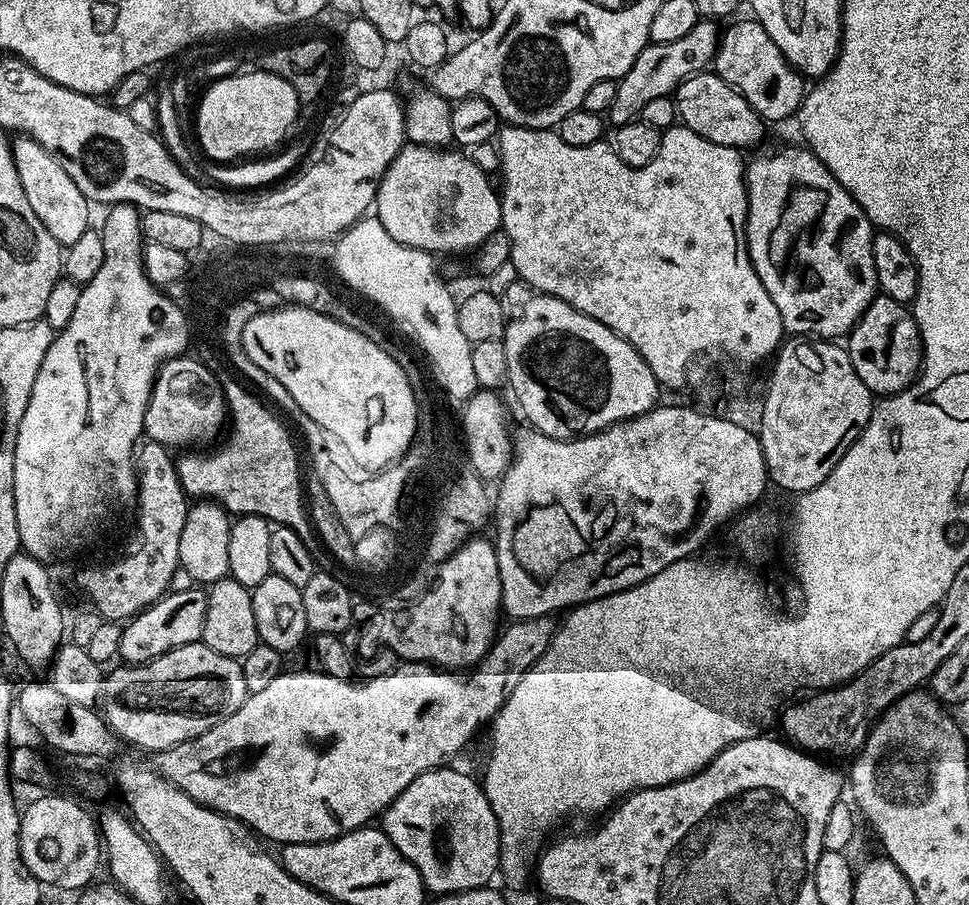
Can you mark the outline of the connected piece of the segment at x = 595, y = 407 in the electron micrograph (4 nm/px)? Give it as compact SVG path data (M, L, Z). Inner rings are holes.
M532 294L525 302L520 316L514 316L504 329L503 342L509 389L512 388L521 410L531 423L529 425L555 440L581 439L657 407L659 400L656 399L662 393L662 386L638 350L614 334L614 330L582 314L556 296Z

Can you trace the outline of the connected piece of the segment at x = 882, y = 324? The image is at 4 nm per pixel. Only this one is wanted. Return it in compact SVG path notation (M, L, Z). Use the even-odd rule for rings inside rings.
M878 294L866 306L862 318L853 326L846 337L848 357L862 382L877 397L892 396L911 386L920 374L924 359L924 347L916 319L909 305L894 302L894 298Z

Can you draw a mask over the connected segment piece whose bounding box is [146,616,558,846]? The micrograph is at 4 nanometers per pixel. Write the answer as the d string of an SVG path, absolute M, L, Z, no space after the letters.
M552 616L512 620L509 623L509 628L505 632L503 629L497 635L488 653L471 671L445 670L427 662L400 662L386 674L360 678L355 684L355 679L343 680L328 676L321 670L315 670L315 672L286 670L278 678L274 678L274 682L269 682L263 690L249 694L242 702L242 706L238 706L238 710L234 714L230 714L230 718L218 722L218 726L206 730L206 734L182 742L173 748L167 748L164 752L151 753L146 760L147 767L151 768L153 772L157 772L162 778L174 782L174 786L178 786L186 794L190 794L190 798L194 798L199 804L215 808L216 811L223 812L226 816L233 816L235 820L240 821L257 837L263 838L265 841L267 841L266 839L277 840L277 845L283 846L285 844L320 844L323 840L336 840L347 832L355 832L356 829L375 821L372 819L375 816L377 819L388 809L394 802L394 798L398 798L398 794L402 794L402 790L406 790L406 786L410 786L410 782L414 782L414 778L418 778L418 774L429 772L432 768L438 768L455 761L452 759L471 742L472 735L484 723L485 727L496 719L496 714L506 702L506 698L510 698L510 694L514 694L514 686L518 686L518 682L522 682L522 678L529 670L540 663L542 654L546 654L550 642L556 636L558 624L557 621L554 621Z

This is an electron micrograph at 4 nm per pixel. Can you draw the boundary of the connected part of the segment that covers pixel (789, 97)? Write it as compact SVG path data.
M755 18L747 19L737 19L725 27L728 29L723 29L720 45L716 47L714 71L738 94L742 94L746 102L750 102L761 120L771 122L784 120L787 116L795 117L806 95L805 77L789 66L782 50L774 46L774 38L766 34L763 26Z

